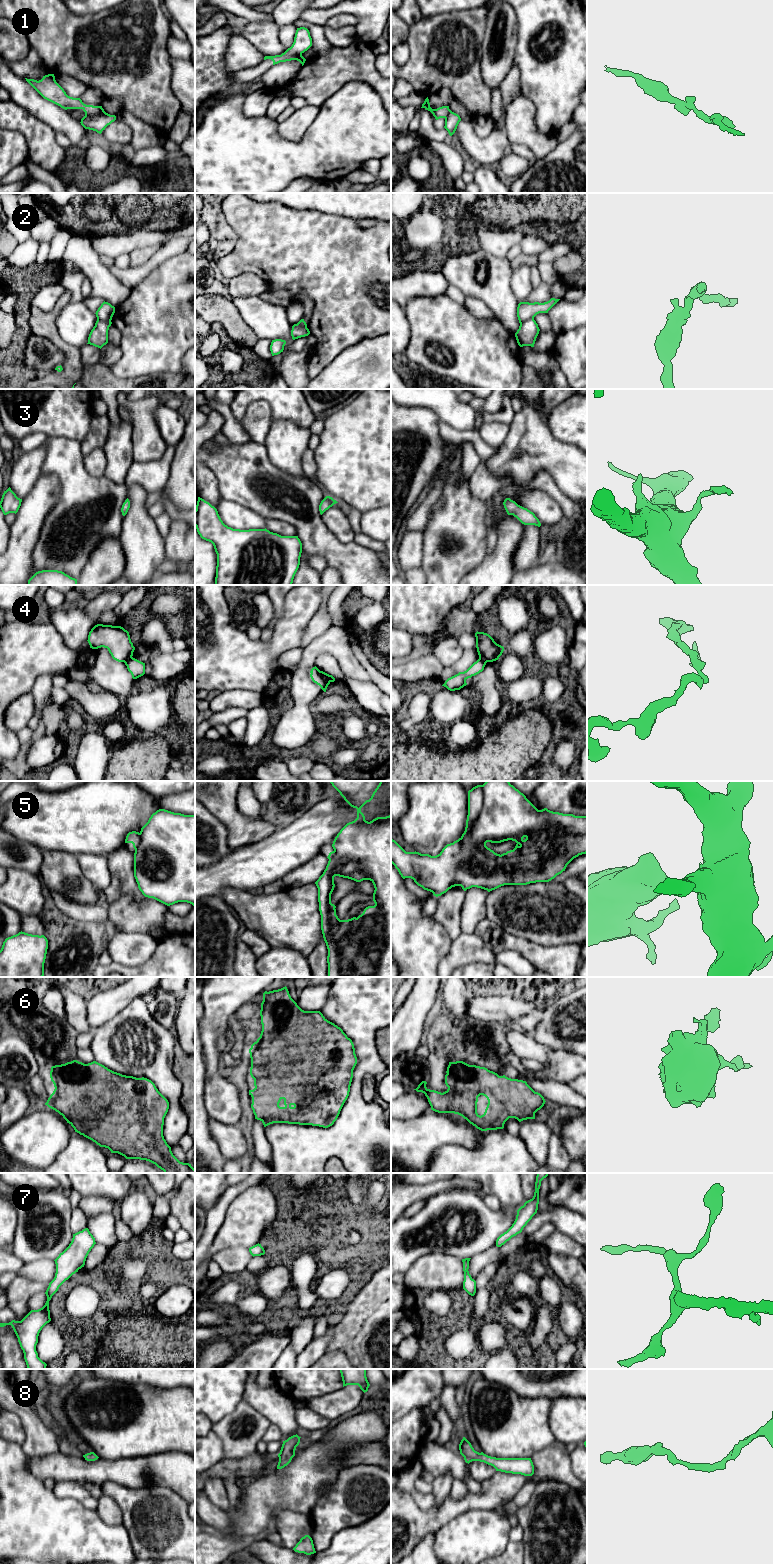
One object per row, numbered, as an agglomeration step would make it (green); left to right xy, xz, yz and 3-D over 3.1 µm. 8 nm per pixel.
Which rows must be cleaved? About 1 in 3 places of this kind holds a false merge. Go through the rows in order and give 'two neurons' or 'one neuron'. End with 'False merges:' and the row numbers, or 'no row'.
1: one neuron
2: two neurons
3: one neuron
4: two neurons
5: two neurons
6: one neuron
7: one neuron
8: one neuron
False merges: 2, 4, 5

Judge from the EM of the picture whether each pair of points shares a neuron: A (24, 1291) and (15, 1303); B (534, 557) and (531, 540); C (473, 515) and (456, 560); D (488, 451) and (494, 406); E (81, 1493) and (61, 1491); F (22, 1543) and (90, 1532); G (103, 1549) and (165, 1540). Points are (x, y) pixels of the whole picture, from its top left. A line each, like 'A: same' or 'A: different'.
A: same
B: same
C: same
D: different
E: same
F: same
G: different

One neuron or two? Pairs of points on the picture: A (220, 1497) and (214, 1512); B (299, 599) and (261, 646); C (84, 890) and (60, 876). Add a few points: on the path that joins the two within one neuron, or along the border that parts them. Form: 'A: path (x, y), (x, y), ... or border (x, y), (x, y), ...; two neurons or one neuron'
A: border (205, 1493), (212, 1503), (225, 1511); two neurons
B: path (297, 613), (293, 622), (275, 640); one neuron
C: path (78, 888), (66, 878); one neuron

